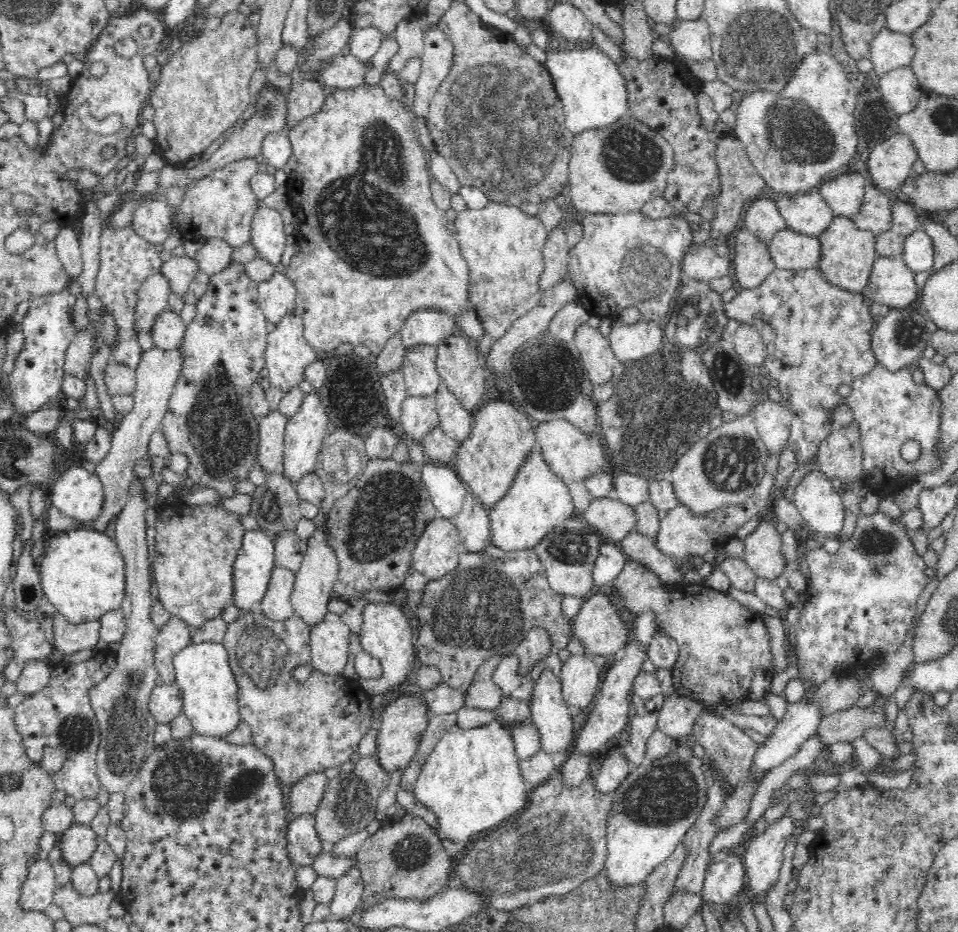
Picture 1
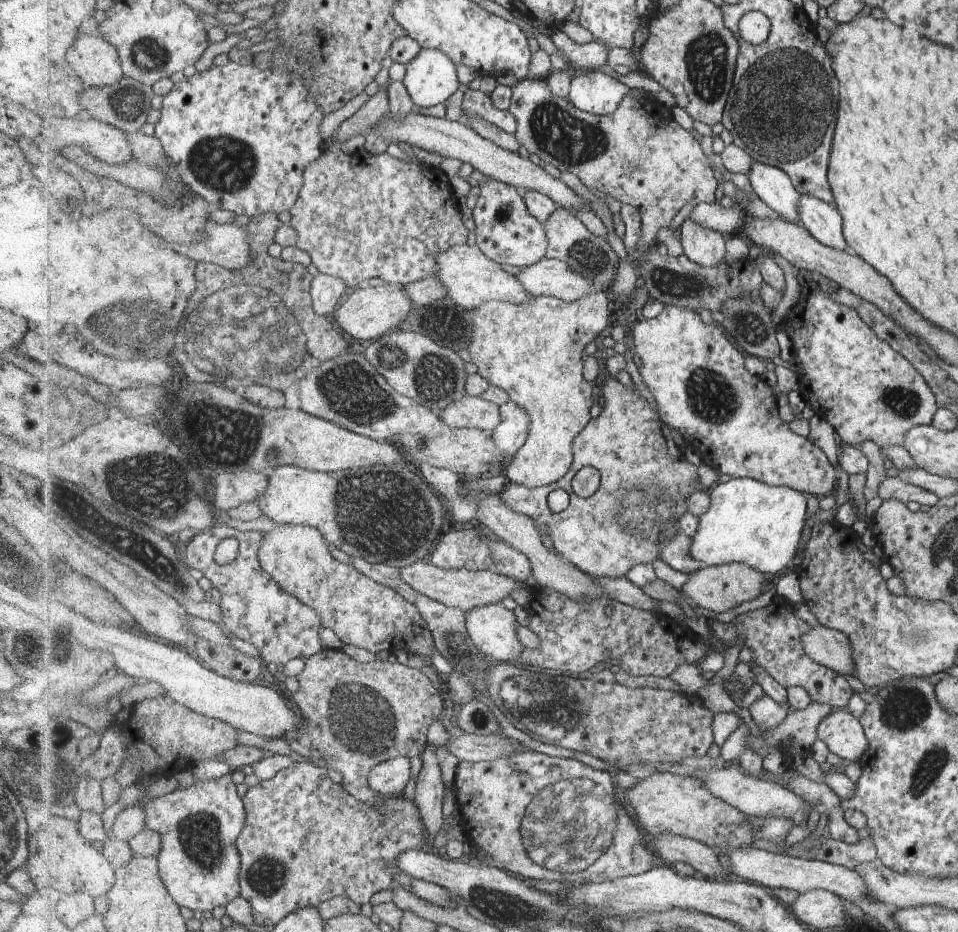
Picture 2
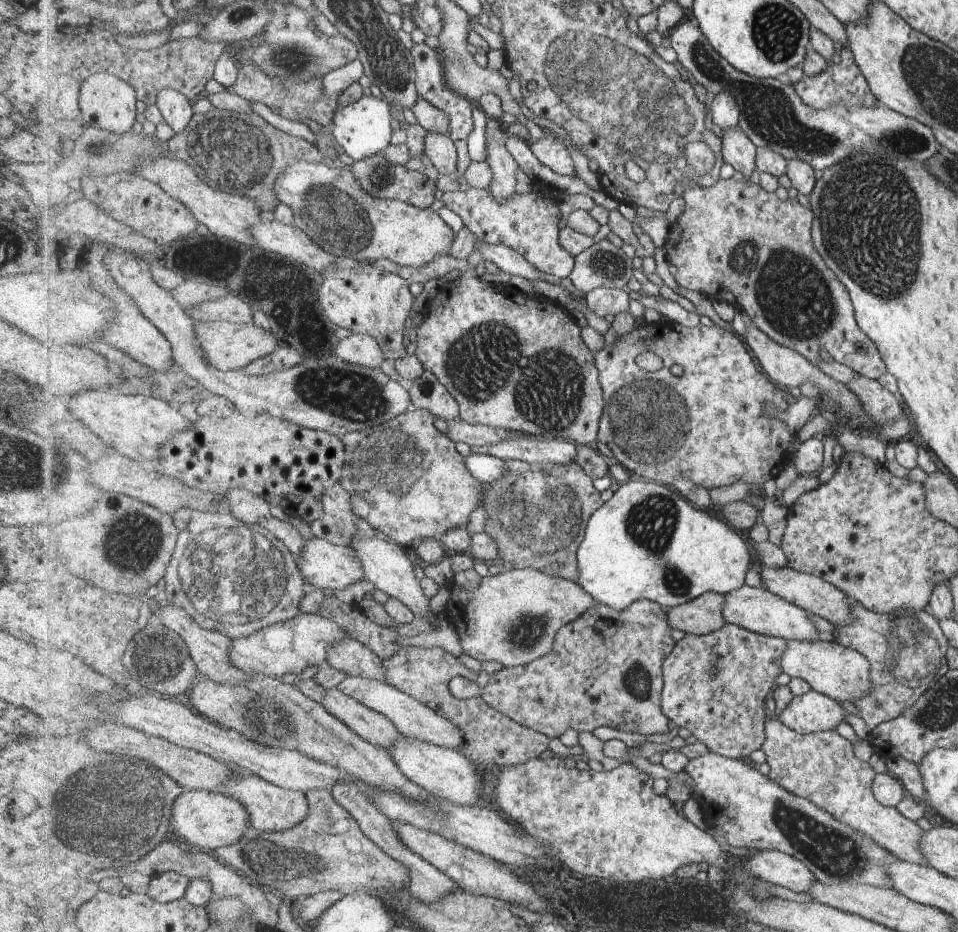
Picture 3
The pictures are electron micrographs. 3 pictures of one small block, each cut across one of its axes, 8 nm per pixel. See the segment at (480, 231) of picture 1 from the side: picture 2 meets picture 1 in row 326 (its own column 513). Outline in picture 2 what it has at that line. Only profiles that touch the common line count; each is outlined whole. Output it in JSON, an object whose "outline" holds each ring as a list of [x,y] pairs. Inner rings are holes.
{"outline":[[[607,377],[602,389],[604,407],[598,417],[593,417],[585,430],[574,440],[574,464],[569,475],[552,485],[530,489],[525,485],[509,483],[506,490],[501,491],[503,500],[518,513],[529,515],[541,526],[541,533],[546,531],[553,540],[555,550],[569,562],[598,578],[609,577],[616,579],[627,577],[634,566],[652,563],[663,559],[665,542],[681,533],[682,518],[690,508],[688,499],[693,493],[706,490],[697,470],[698,466],[691,464],[683,448],[675,444],[673,434],[667,423],[664,423],[658,412],[649,406],[645,396],[633,387],[623,386],[615,377]],[[594,466],[602,474],[599,490],[589,498],[581,498],[572,485],[579,469]],[[557,488],[569,492],[569,506],[560,513],[549,508],[549,494]]]}

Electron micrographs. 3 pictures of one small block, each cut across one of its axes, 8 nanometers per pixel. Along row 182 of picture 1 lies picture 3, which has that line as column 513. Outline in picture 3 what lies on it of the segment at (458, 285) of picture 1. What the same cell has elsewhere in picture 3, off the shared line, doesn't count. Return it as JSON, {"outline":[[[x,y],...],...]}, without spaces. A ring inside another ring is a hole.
{"outline":[[[479,275],[472,277],[459,280],[457,284],[461,284],[461,286],[458,285],[453,290],[445,290],[433,302],[431,301],[429,316],[426,316],[427,320],[421,326],[421,330],[417,330],[414,335],[414,339],[417,341],[415,354],[425,364],[427,371],[435,372],[435,376],[443,382],[443,386],[447,386],[447,390],[451,390],[451,394],[455,394],[457,402],[461,404],[461,418],[469,424],[489,424],[490,427],[498,430],[523,431],[531,436],[537,435],[541,438],[570,440],[576,444],[585,444],[586,442],[593,442],[593,440],[597,442],[600,433],[600,422],[606,408],[603,398],[603,382],[594,359],[595,354],[591,352],[589,344],[583,340],[581,327],[579,327],[573,315],[563,305],[547,299],[547,297],[530,296],[528,300],[517,302],[511,294],[514,290],[511,286],[482,282]]]}

